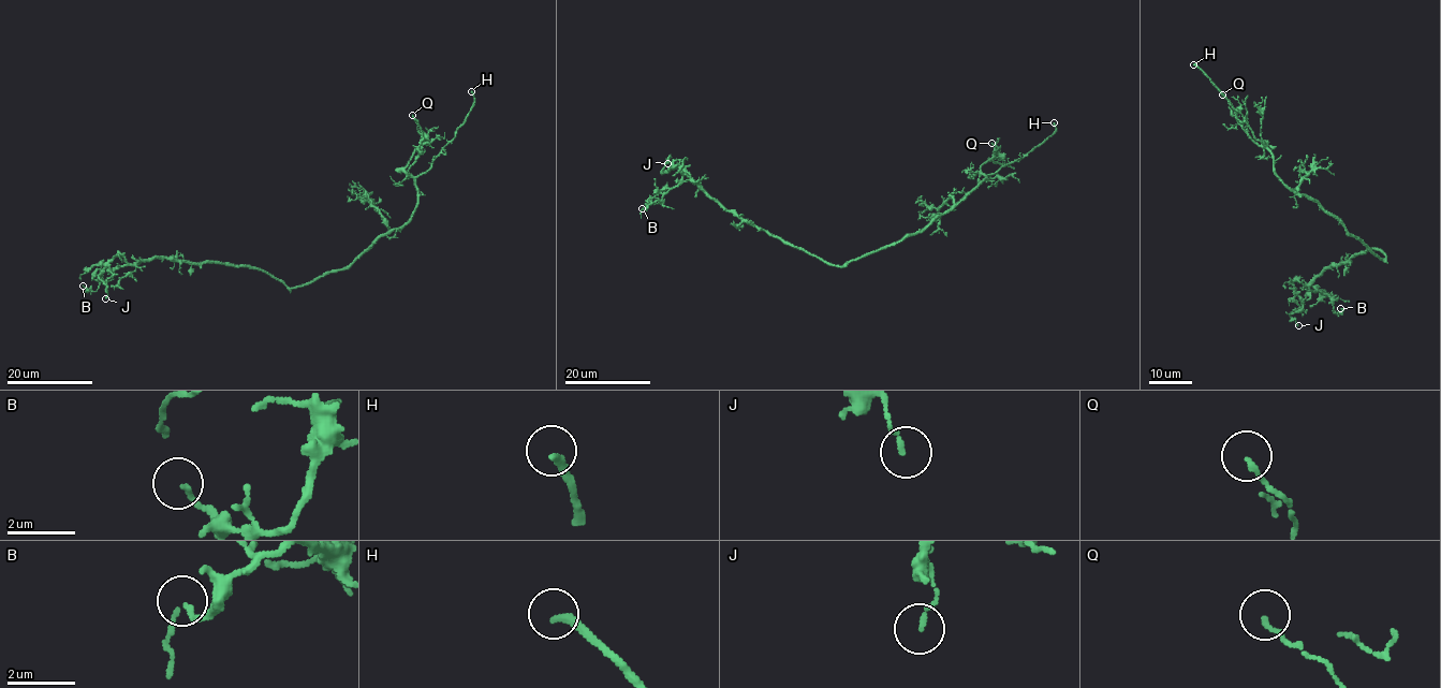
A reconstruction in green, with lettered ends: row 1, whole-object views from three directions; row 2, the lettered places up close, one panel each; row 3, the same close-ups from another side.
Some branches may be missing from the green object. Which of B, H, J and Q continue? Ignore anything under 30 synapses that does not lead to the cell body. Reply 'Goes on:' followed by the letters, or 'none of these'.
Goes on: H

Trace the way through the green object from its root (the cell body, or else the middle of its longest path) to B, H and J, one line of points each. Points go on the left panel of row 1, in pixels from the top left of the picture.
B: (315, 279), (289, 288), (256, 269), (155, 257), (102, 268), (96, 291), (83, 286)
H: (315, 279), (347, 268), (379, 237), (405, 224), (417, 204), (415, 178), (456, 135), (474, 101), (471, 91)
J: (315, 279), (289, 288), (248, 267), (155, 257), (133, 264), (116, 255), (99, 275), (106, 287), (105, 298)

